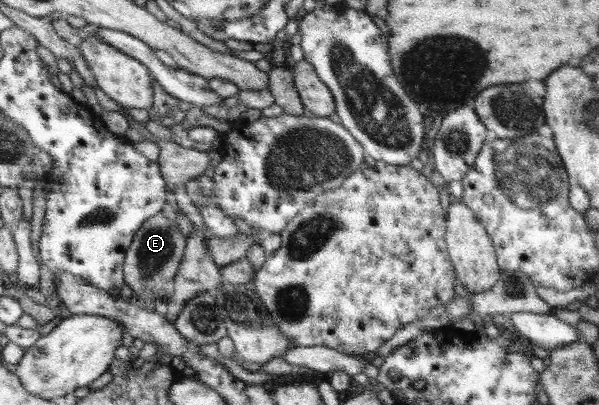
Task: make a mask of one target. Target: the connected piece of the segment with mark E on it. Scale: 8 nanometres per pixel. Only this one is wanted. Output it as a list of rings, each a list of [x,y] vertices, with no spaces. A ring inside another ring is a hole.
[[[157,213],[142,222],[126,250],[126,259],[123,261],[124,281],[134,291],[134,301],[140,307],[154,310],[159,314],[167,312],[166,301],[161,299],[164,298],[166,285],[178,275],[185,251],[186,238],[176,227],[176,221],[168,219],[162,213]]]

